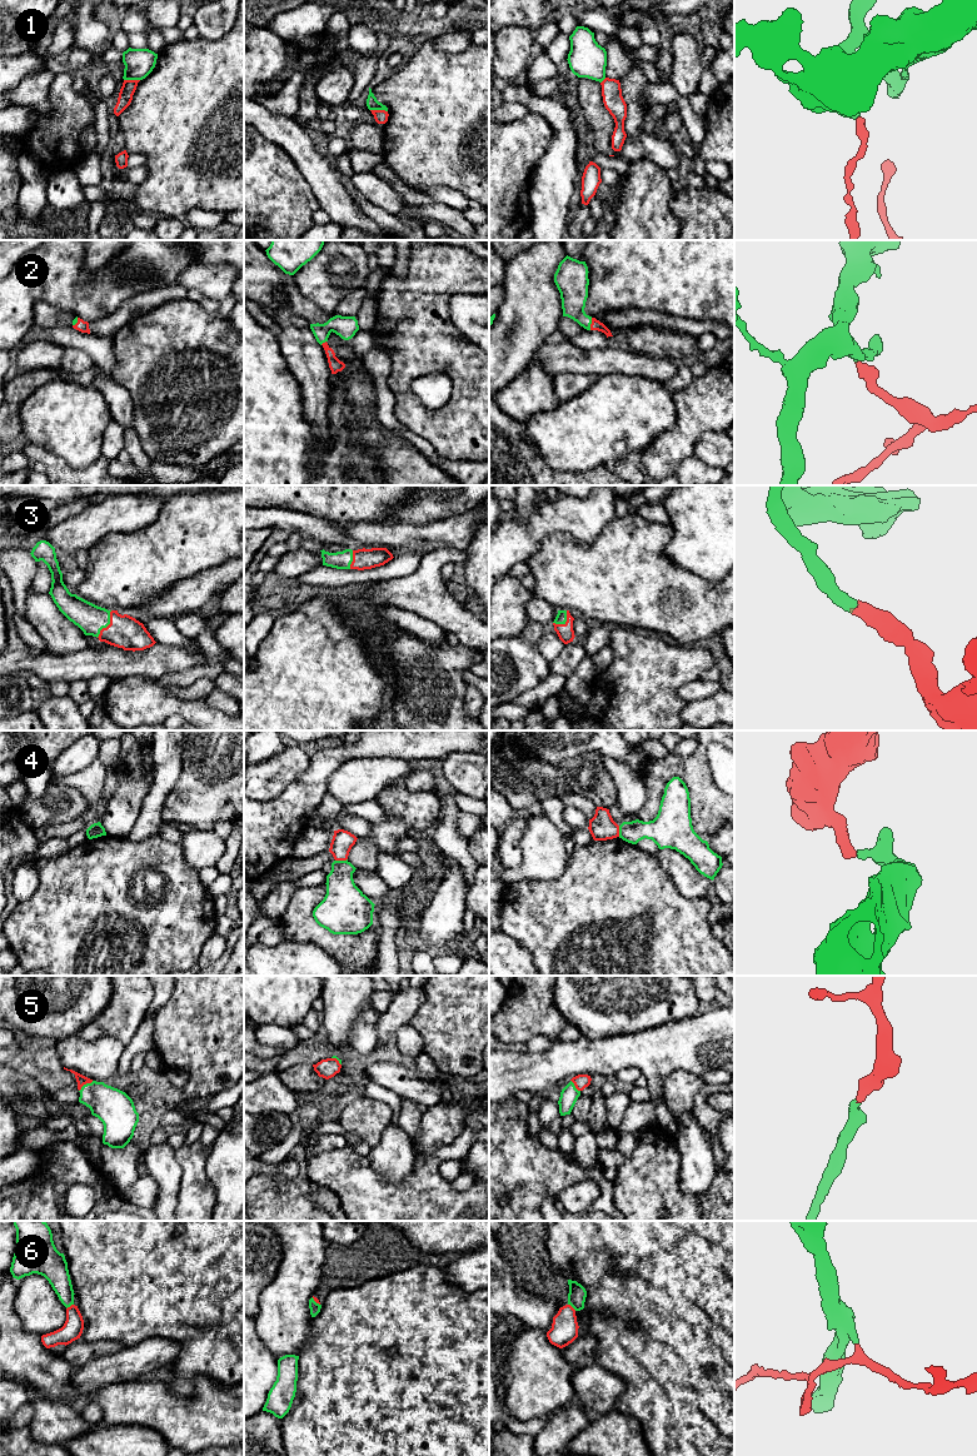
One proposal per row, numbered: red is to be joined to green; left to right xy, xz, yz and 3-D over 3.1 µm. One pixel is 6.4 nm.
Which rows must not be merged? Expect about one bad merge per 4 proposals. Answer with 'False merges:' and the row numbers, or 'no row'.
False merges: 1, 4

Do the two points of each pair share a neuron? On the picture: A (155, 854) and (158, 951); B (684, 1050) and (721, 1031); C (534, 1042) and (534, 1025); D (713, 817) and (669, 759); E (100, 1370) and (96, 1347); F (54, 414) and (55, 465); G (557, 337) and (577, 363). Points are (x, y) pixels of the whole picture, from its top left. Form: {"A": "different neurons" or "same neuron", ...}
{"A": "same neuron", "B": "same neuron", "C": "different neurons", "D": "same neuron", "E": "different neurons", "F": "different neurons", "G": "different neurons"}

